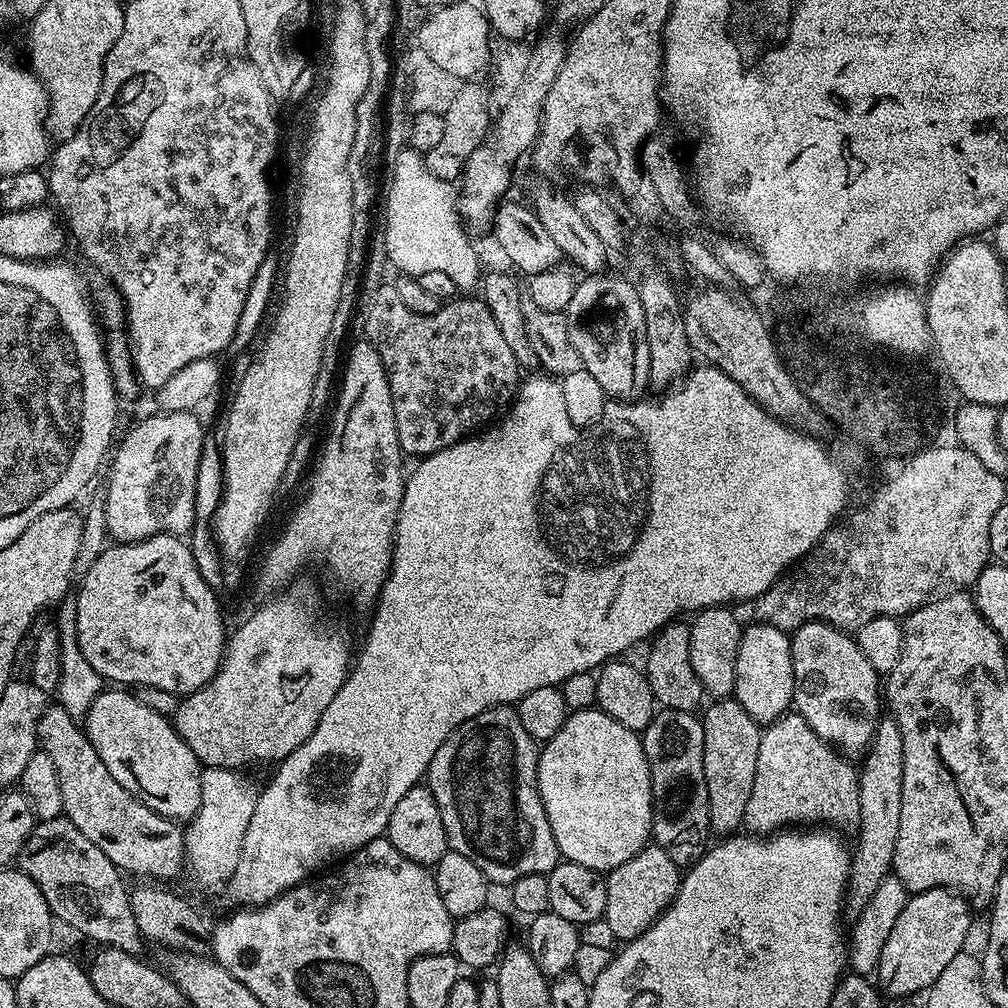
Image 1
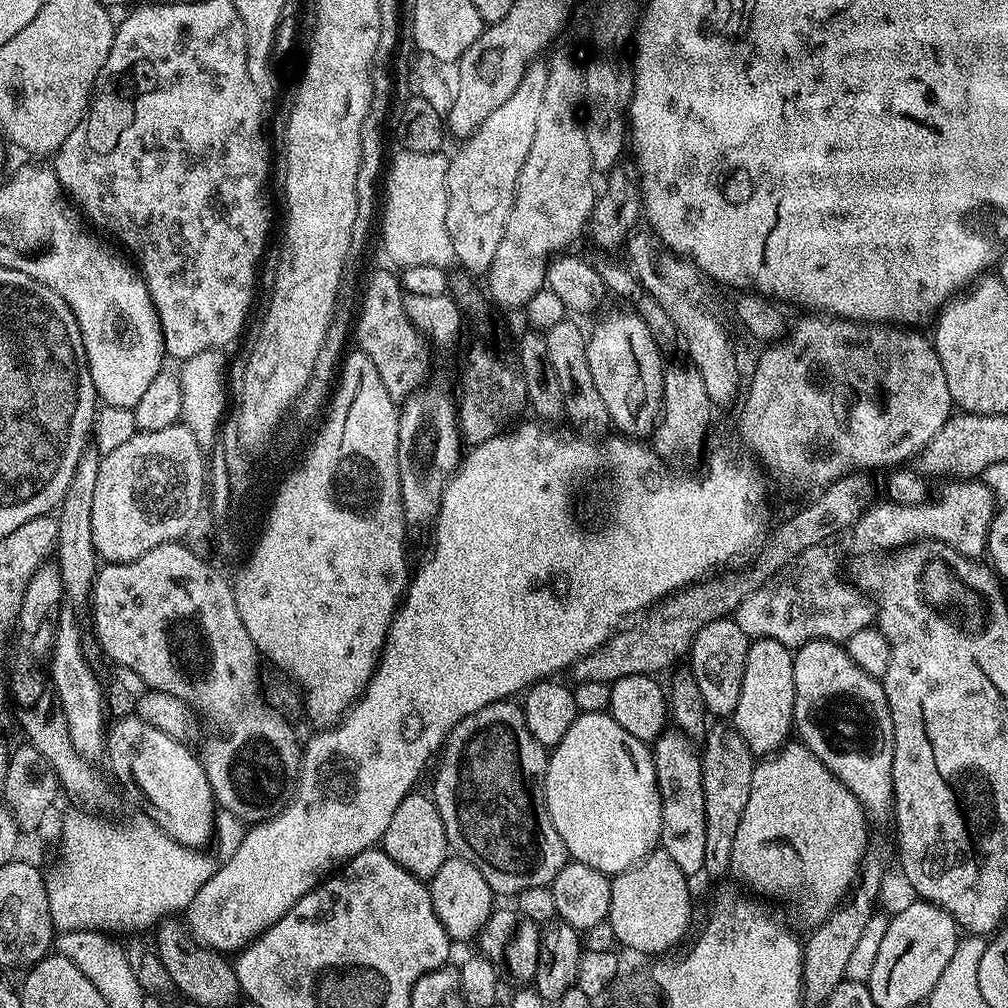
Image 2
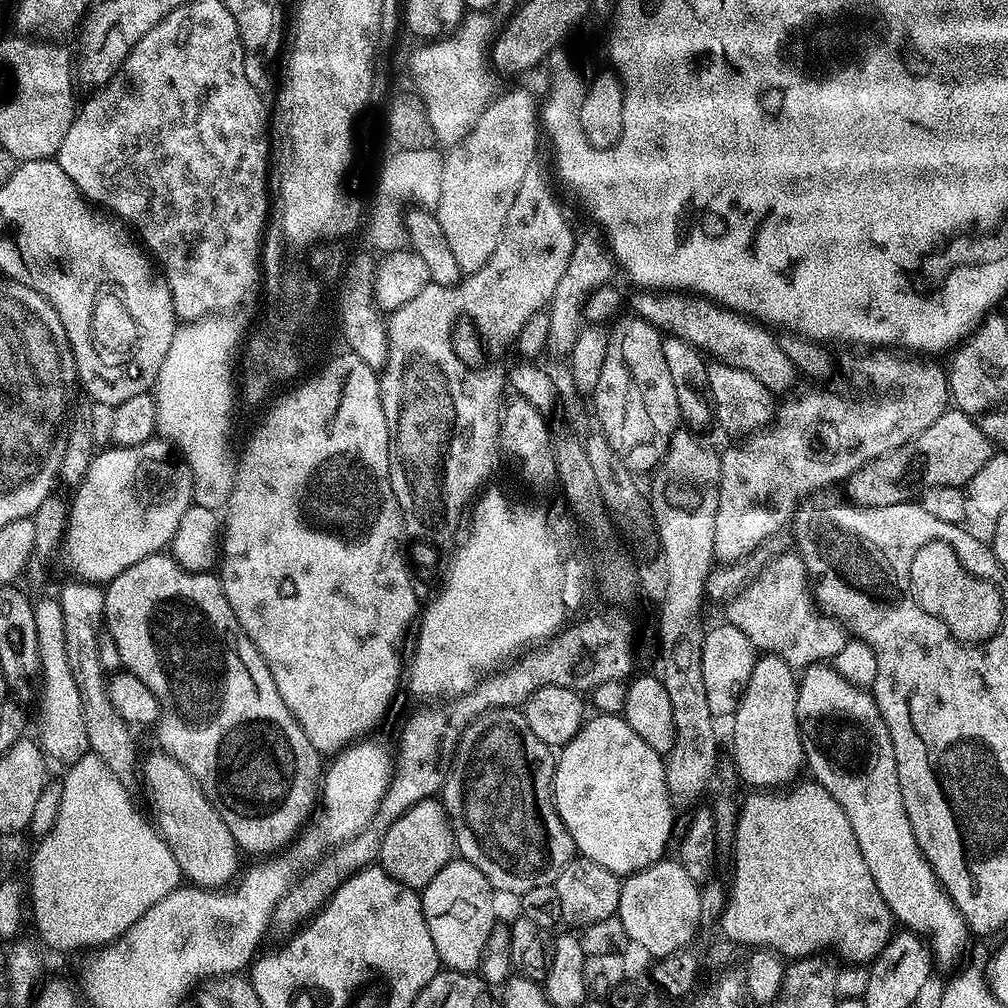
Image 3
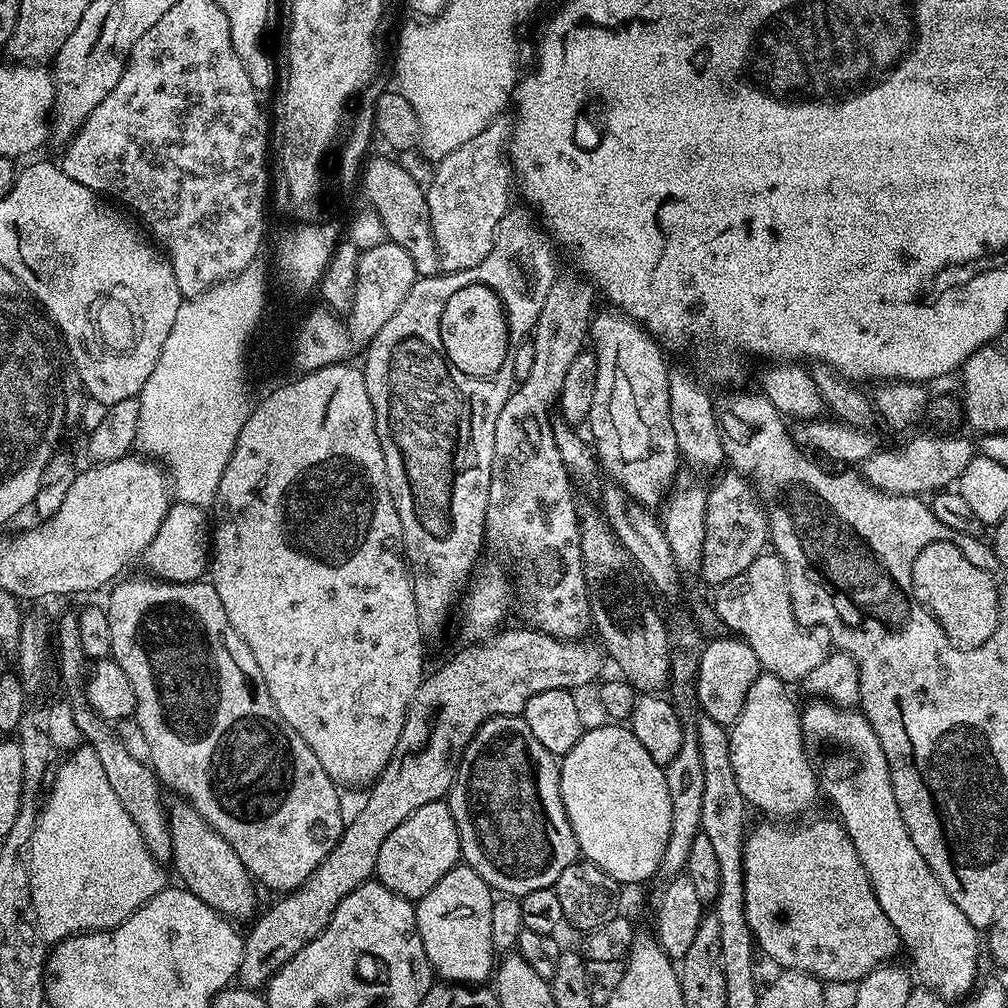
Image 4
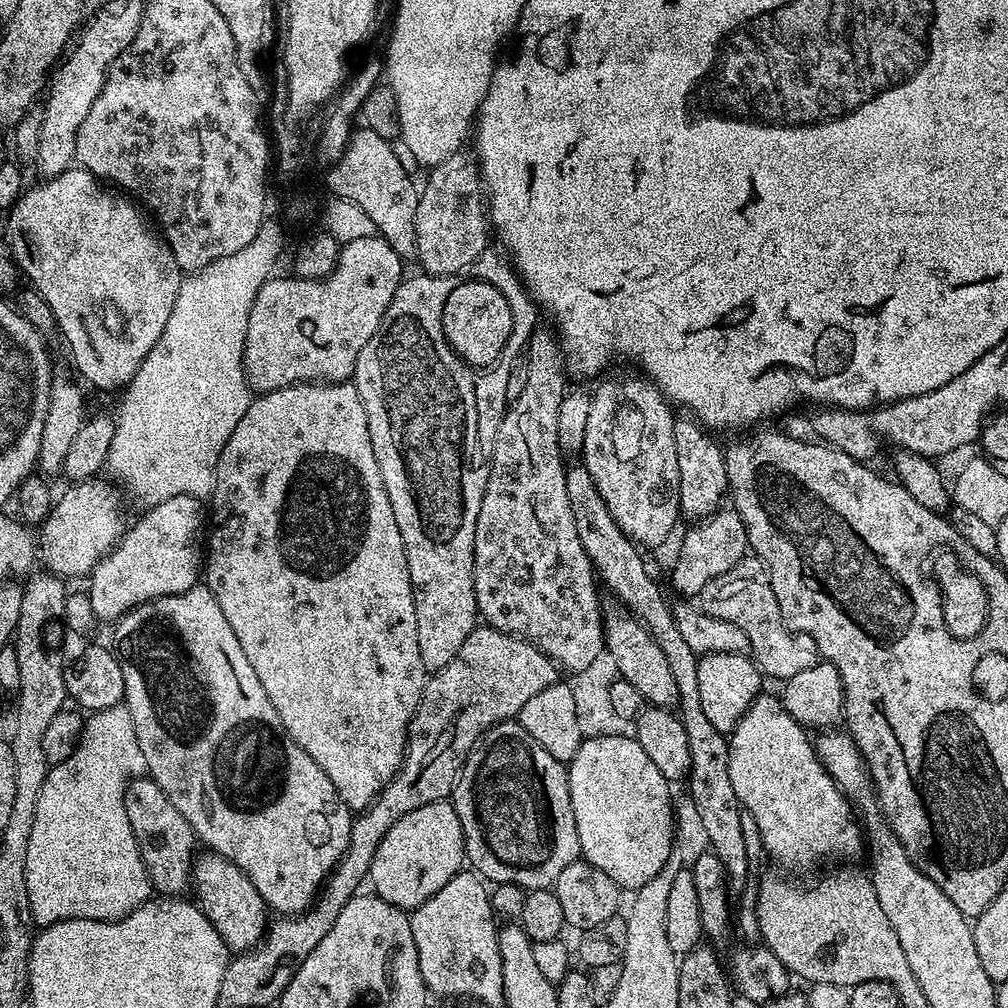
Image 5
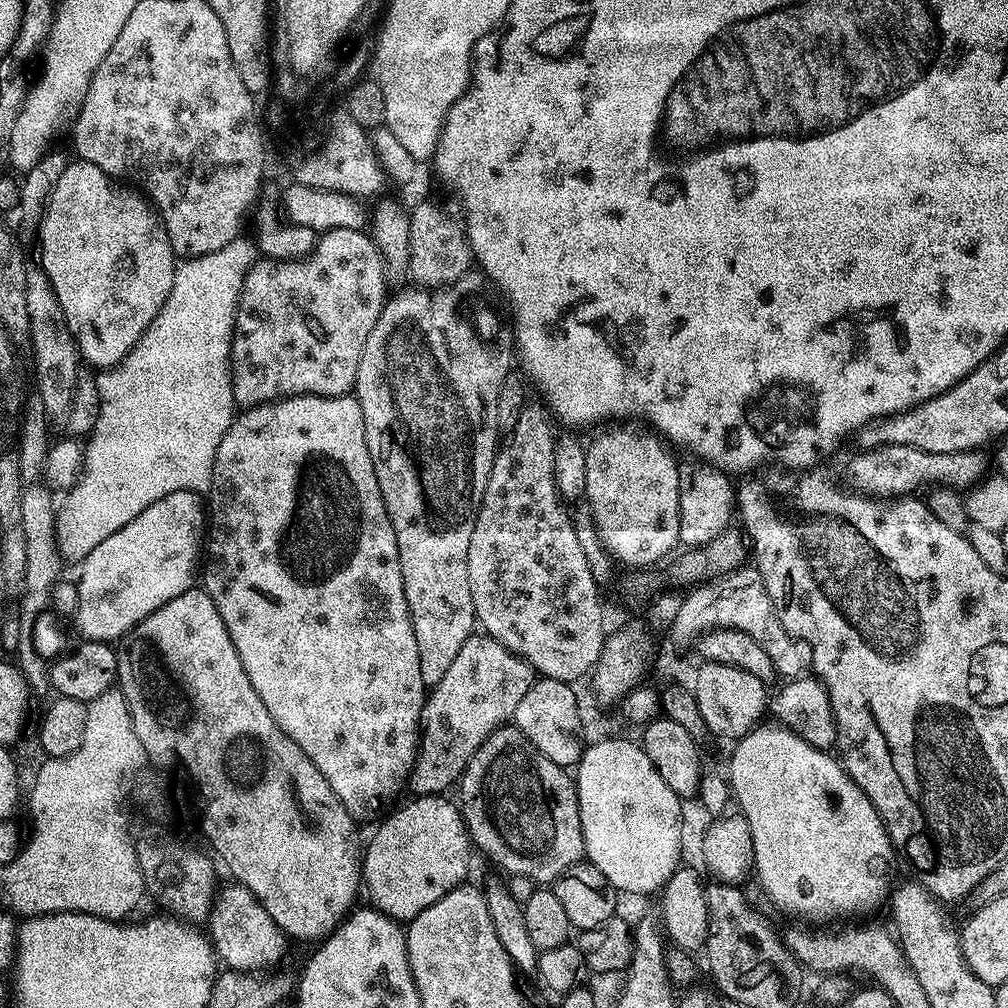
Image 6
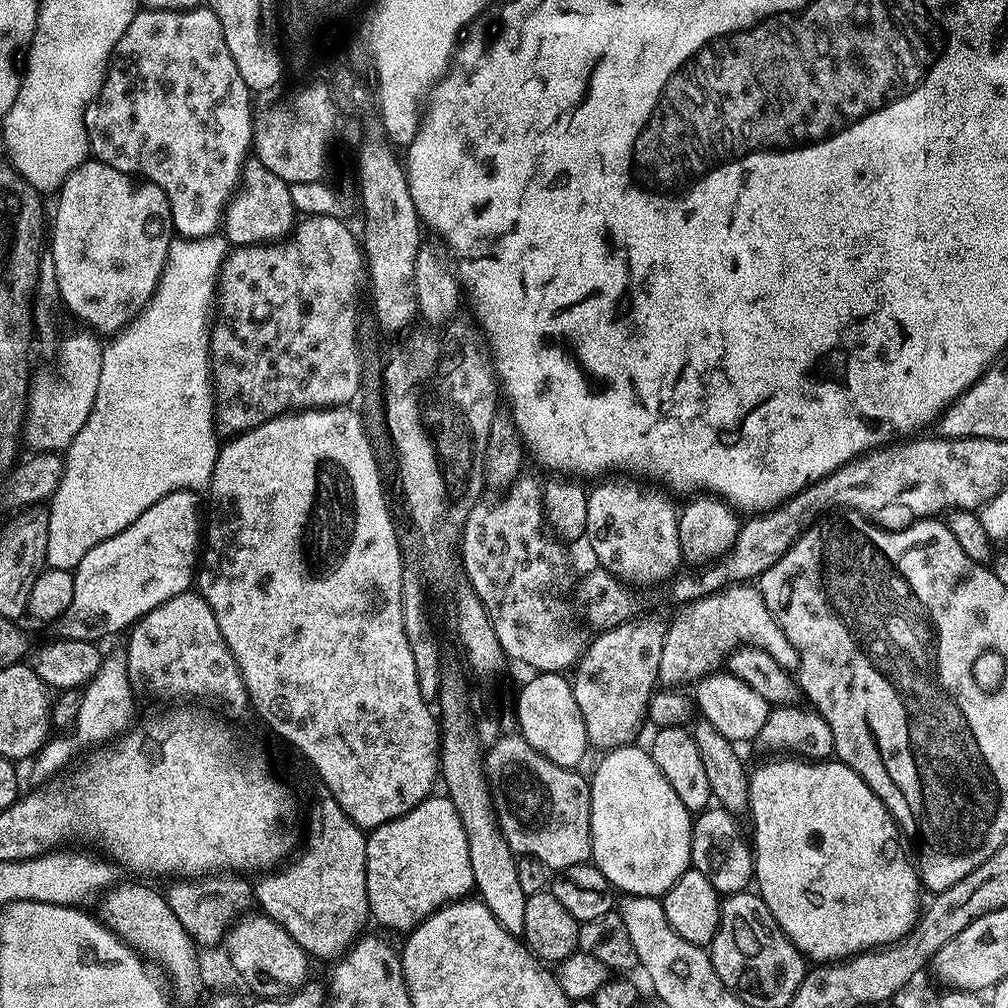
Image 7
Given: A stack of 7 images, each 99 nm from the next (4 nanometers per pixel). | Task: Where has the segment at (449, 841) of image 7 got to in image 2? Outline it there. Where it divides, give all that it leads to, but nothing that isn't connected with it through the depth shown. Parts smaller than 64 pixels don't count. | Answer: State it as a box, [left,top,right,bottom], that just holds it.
[382,790,450,878]

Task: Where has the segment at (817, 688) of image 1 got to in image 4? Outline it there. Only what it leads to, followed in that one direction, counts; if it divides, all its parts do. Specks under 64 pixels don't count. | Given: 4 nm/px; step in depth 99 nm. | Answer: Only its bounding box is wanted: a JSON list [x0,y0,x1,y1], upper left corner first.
[800,702,982,1002]

